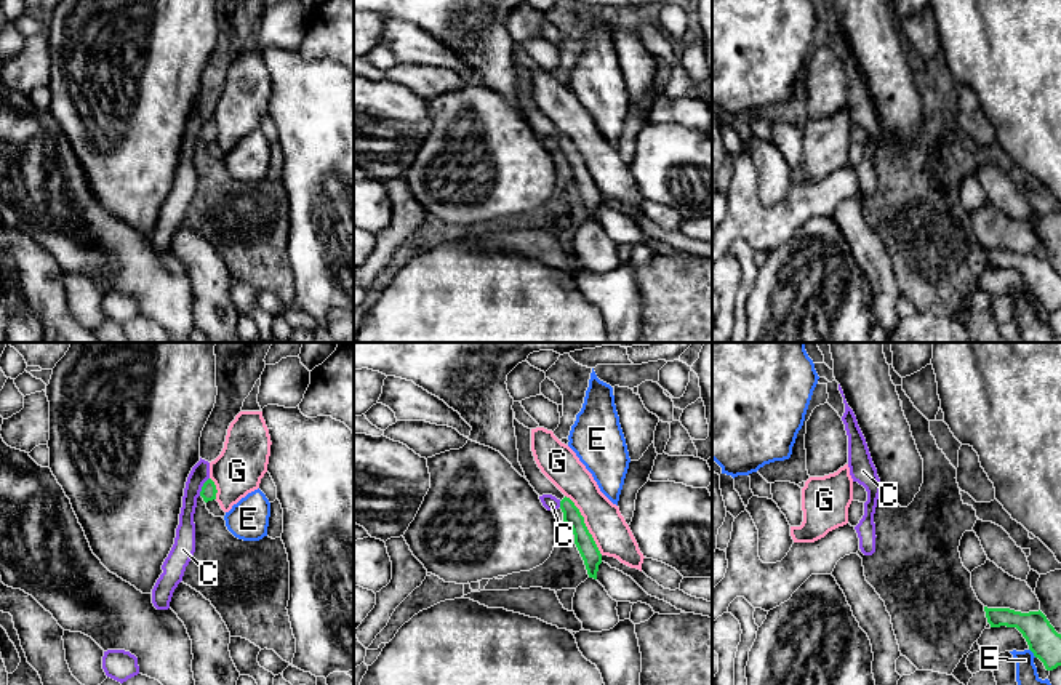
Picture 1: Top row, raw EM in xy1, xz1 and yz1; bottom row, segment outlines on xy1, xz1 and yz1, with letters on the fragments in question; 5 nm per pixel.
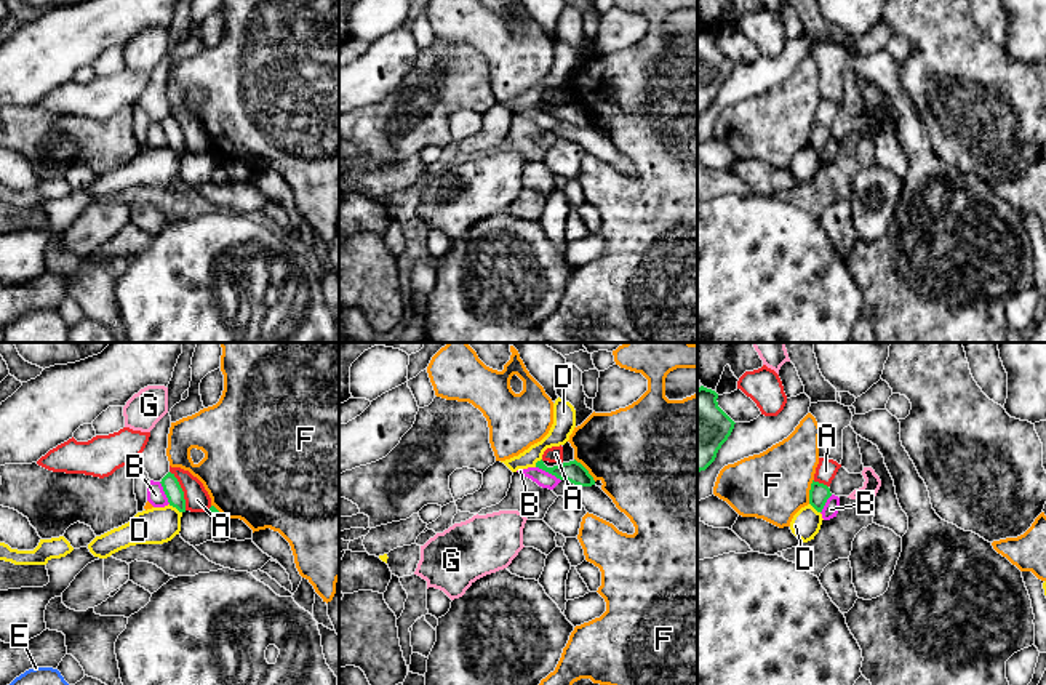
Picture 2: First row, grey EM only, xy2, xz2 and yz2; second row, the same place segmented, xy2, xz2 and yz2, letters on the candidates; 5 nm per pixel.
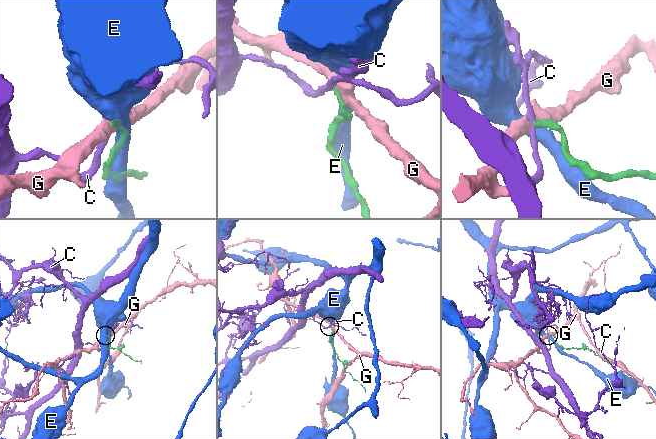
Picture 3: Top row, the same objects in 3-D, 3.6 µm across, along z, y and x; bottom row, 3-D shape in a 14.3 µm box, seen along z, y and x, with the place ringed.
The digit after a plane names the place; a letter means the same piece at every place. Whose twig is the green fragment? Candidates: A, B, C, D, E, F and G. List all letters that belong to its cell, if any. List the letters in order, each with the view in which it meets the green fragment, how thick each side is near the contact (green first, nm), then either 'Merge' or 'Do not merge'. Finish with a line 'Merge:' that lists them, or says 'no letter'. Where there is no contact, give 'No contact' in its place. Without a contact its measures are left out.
A: Touches green in xy2. Thickness 90 nm (green) against 130 nm. Do not merge
B: Touches green in xz2. Thickness 110 nm (green) against 80 nm. Do not merge
C: Touches green in xy1. Thickness 80 nm (green) against 100 nm. Do not merge
D: Touches green in xy2. Thickness 90 nm (green) against 190 nm. Do not merge
E: Touches green in yz1. Thickness 160 nm (green) against 180 nm. Do not merge
F: Touches green in xz2. Thickness 110 nm (green) against 440 nm. Do not merge
G: Touches green in xz1. Thickness 90 nm (green) against 190 nm. Do not merge
Merge: no letter

